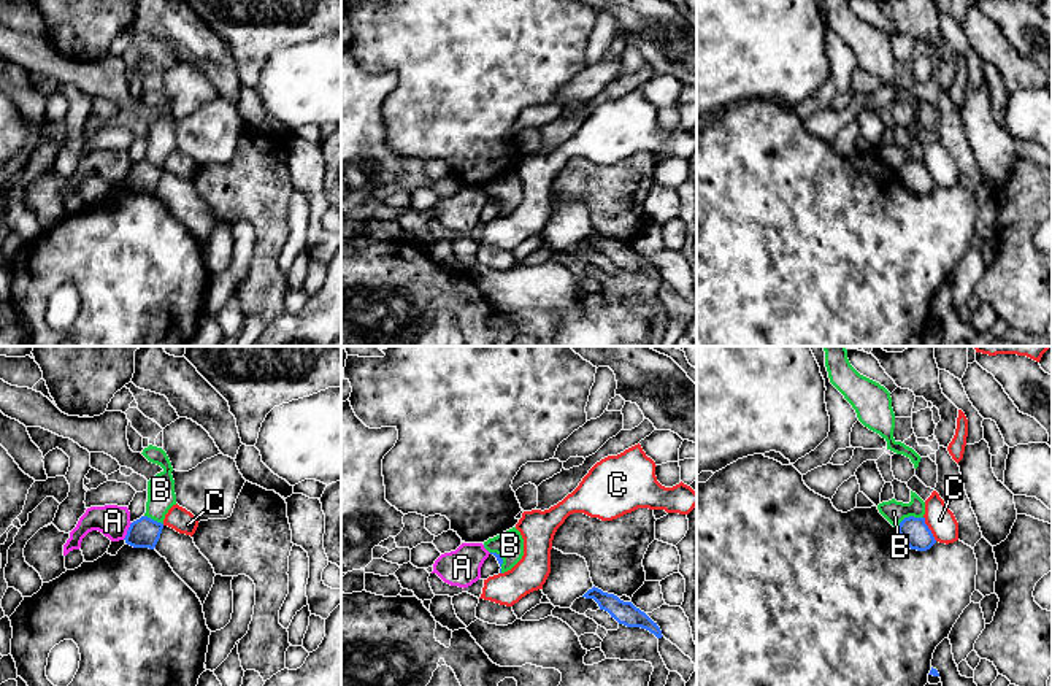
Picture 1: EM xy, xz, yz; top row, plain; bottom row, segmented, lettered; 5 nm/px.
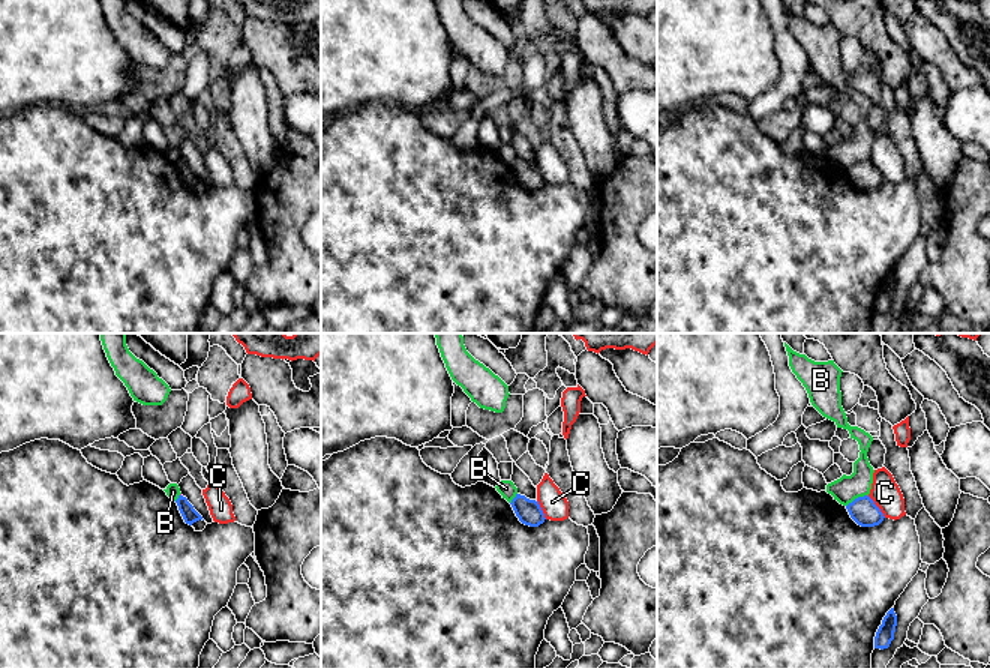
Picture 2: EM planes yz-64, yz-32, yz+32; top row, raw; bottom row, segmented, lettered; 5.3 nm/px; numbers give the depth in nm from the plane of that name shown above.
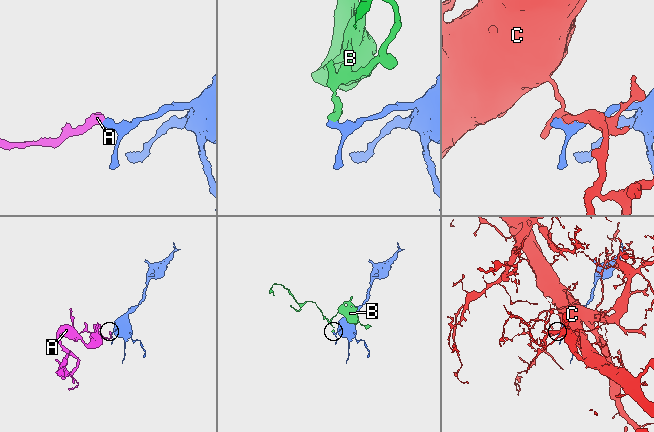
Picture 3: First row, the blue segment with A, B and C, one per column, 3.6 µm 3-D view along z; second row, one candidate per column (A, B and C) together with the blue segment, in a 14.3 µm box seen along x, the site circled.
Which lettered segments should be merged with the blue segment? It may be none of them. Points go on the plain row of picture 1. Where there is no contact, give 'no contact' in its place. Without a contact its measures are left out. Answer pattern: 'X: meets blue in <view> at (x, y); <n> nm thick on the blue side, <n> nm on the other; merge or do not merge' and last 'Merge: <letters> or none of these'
A: meets blue in xy at (127, 175); 160 nm thick on the blue side, 170 nm on the other; do not merge
B: meets blue in yz at (909, 161); 140 nm thick on the blue side, 110 nm on the other; do not merge
C: meets blue in yz at (929, 173); 140 nm thick on the blue side, 140 nm on the other; do not merge
Merge: none of these

